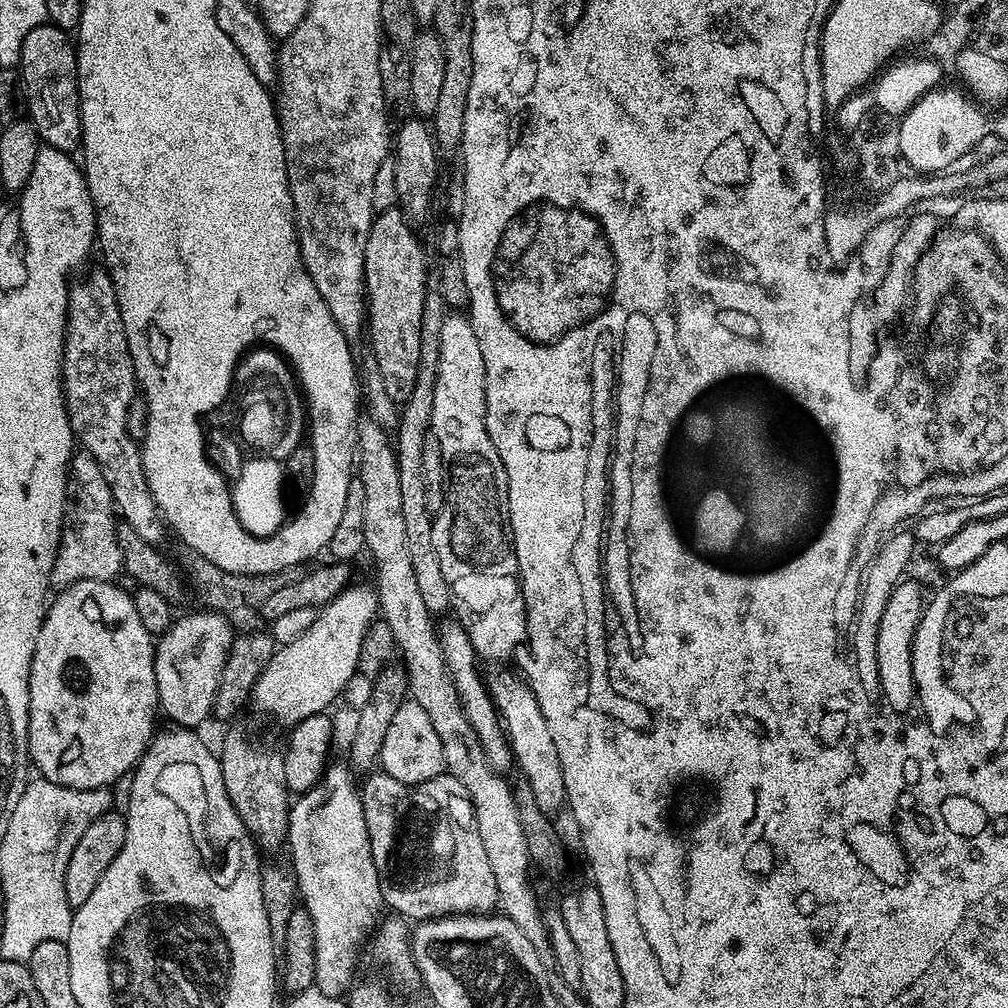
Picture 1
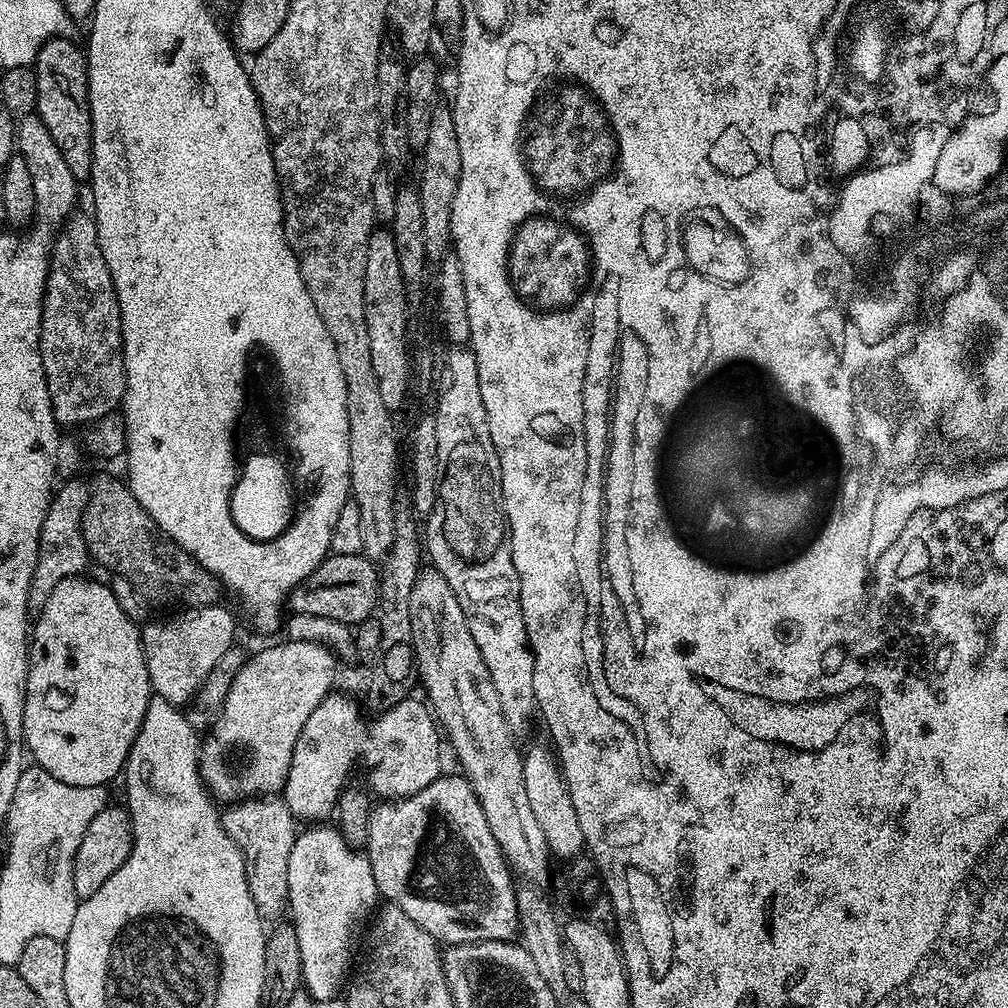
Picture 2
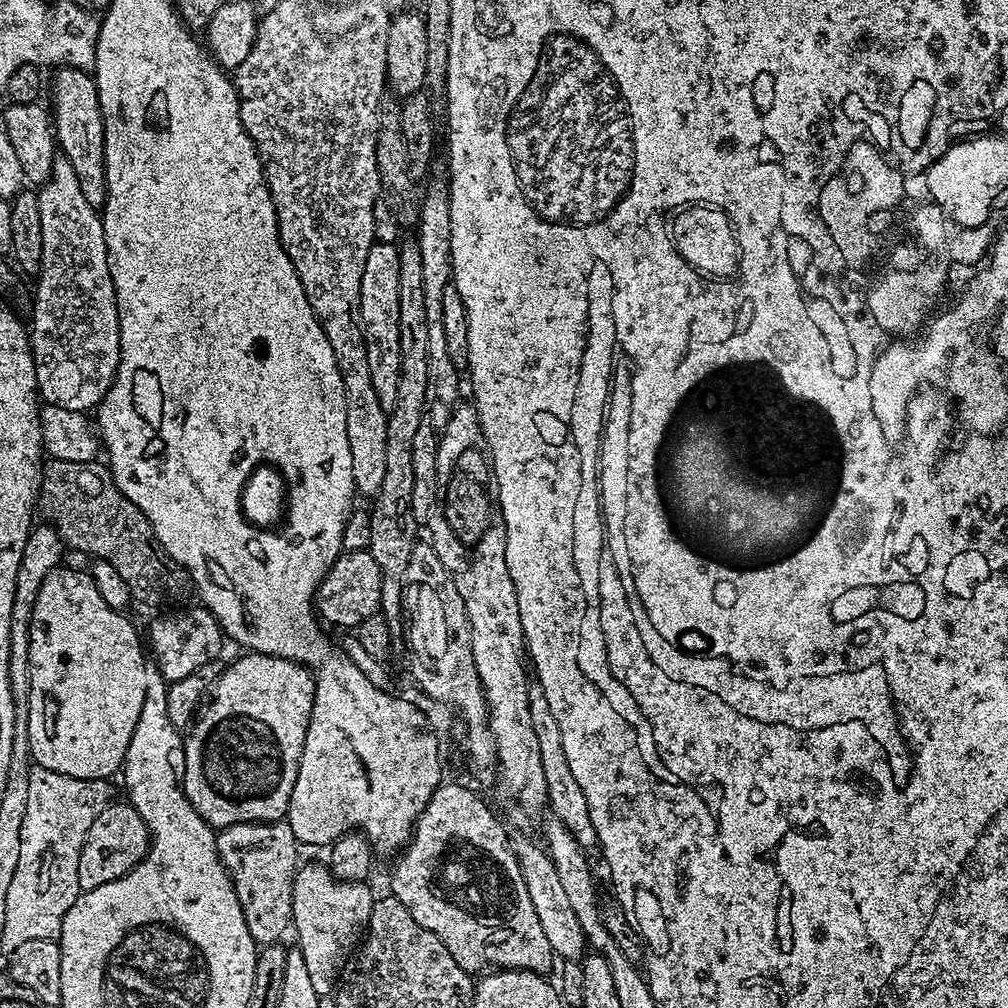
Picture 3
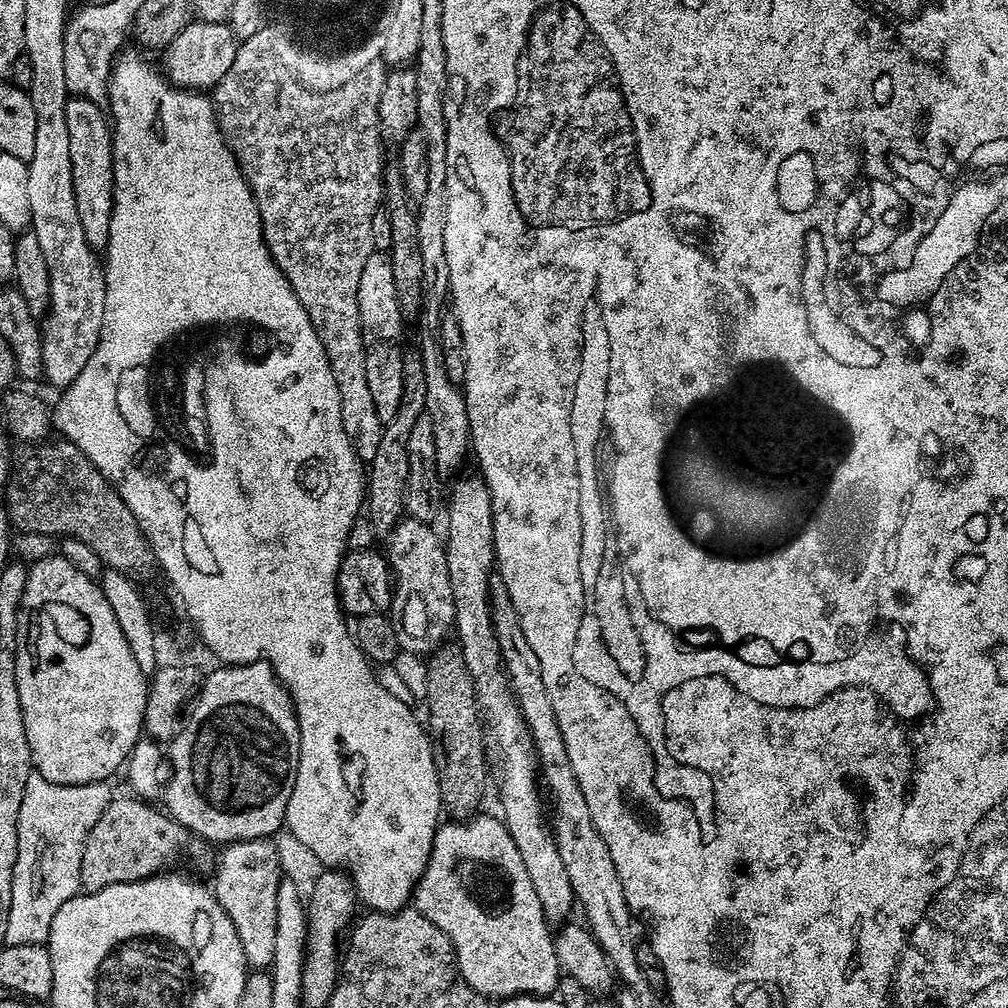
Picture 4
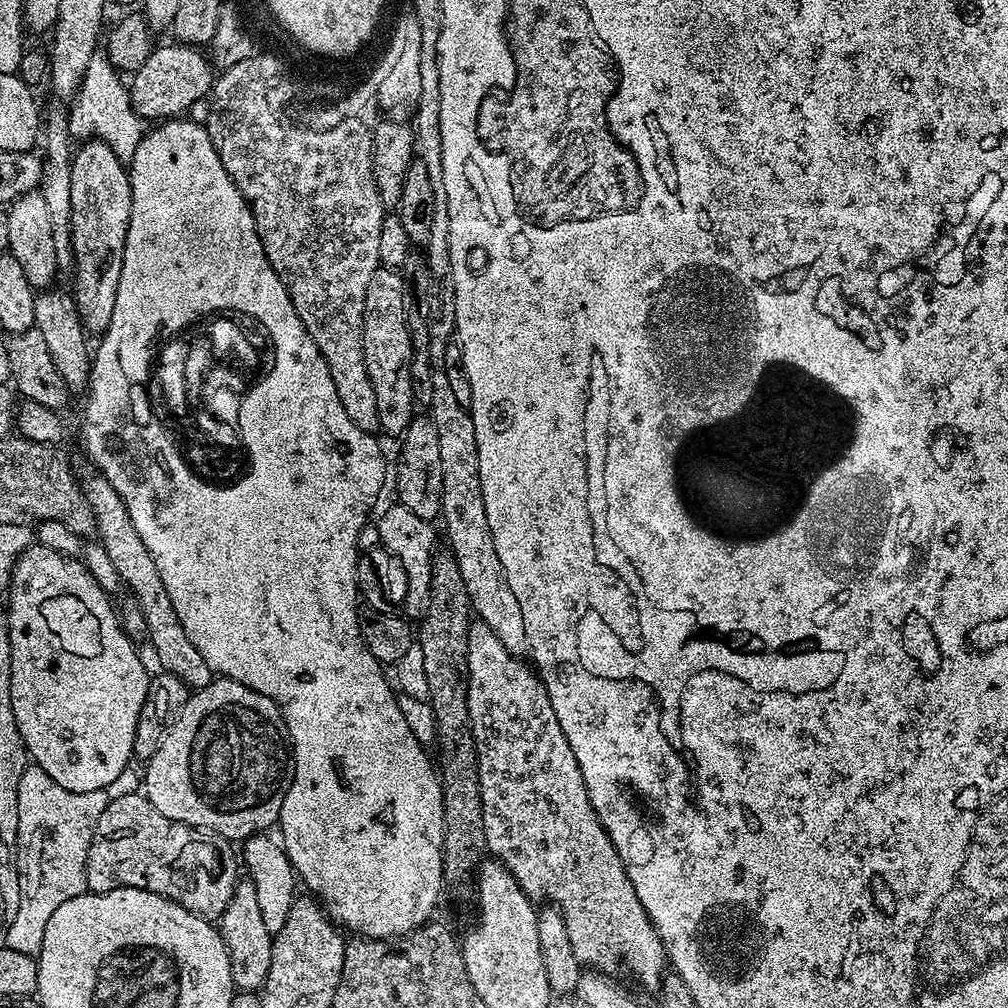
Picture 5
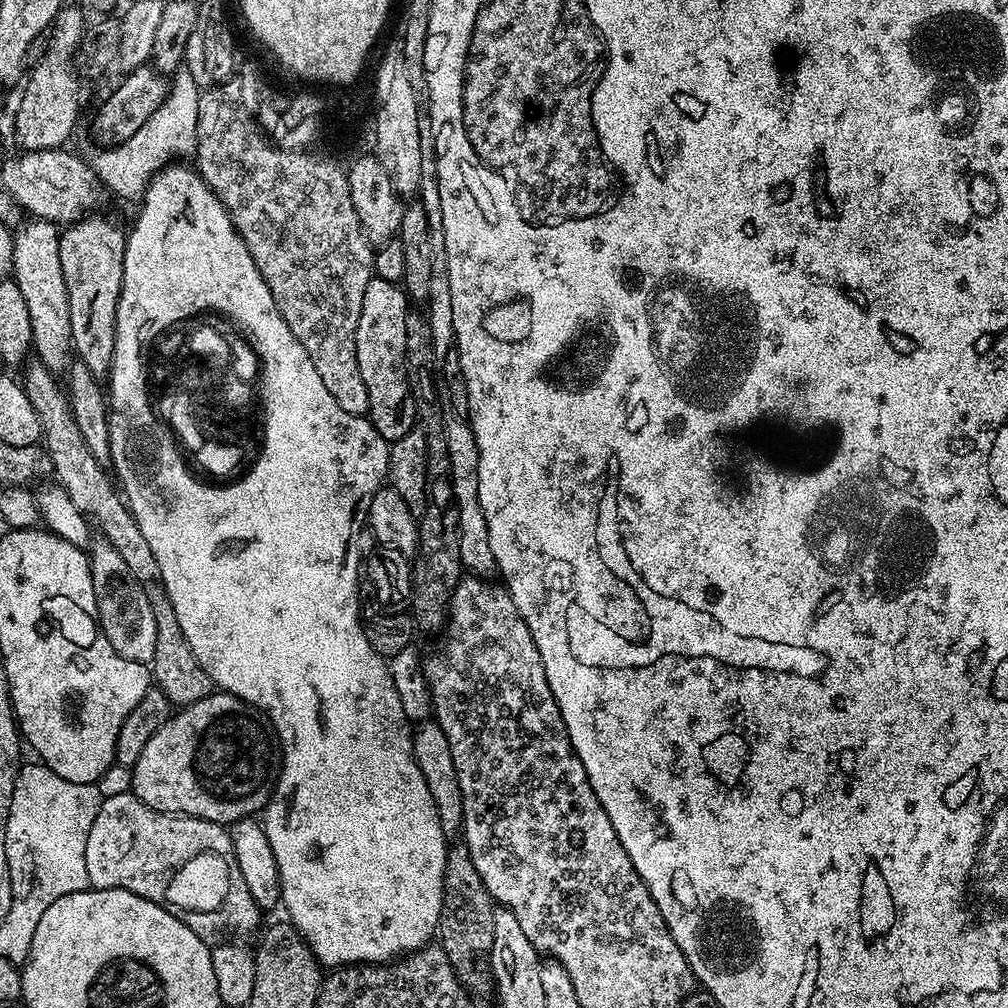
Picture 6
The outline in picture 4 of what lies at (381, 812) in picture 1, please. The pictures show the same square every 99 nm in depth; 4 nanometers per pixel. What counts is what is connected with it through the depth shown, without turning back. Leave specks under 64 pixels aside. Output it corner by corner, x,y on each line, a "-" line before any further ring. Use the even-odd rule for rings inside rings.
484,815
444,822
437,828
428,865
416,884
414,907
450,938
460,976
478,995
496,1002
509,996
551,997
562,975
553,933
542,914
538,894
534,894
534,882
526,874
522,854
518,854
503,819

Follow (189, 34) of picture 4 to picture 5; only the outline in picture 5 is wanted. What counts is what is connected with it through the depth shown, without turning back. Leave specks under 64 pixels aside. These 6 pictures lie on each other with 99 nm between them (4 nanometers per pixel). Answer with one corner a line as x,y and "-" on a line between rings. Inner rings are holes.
171,42
153,47
152,53
142,62
137,72
130,76
130,99
132,111
141,118
180,118
187,108
203,101
211,93
214,83
214,68
209,57
199,47

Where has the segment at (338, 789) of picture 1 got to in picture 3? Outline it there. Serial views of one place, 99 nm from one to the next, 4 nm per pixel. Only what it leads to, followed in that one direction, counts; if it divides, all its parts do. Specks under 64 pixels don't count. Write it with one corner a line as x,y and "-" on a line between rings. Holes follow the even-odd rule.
297,867
294,878
294,902
292,903
291,927
296,928
296,940
302,957
306,961
311,985
321,998
335,993
340,983
342,970
355,953
362,933
368,927
374,893
367,883
355,880
340,880
327,867

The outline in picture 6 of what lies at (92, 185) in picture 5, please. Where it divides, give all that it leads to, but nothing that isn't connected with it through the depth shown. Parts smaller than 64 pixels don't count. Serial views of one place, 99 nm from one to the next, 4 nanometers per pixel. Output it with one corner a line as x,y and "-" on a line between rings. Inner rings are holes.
89,214
75,224
67,225
60,233
60,257
62,258
62,278
66,278
66,294
70,306
70,334
72,346
79,363
84,364
98,378
107,377
112,371
114,358
114,338
116,337
116,315
118,298
122,294
124,281
124,241
125,229
120,229
112,220
101,214

